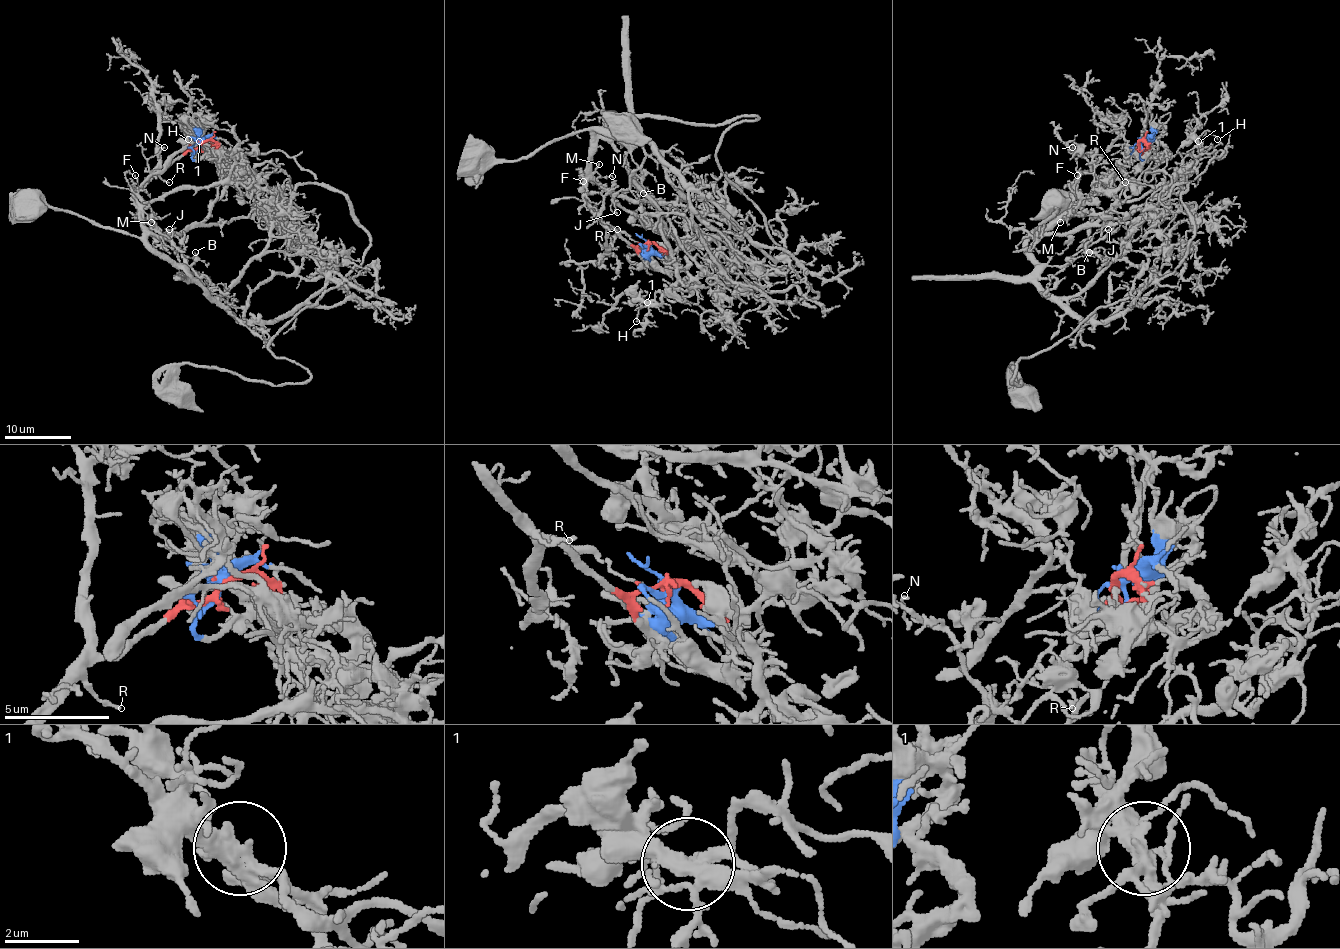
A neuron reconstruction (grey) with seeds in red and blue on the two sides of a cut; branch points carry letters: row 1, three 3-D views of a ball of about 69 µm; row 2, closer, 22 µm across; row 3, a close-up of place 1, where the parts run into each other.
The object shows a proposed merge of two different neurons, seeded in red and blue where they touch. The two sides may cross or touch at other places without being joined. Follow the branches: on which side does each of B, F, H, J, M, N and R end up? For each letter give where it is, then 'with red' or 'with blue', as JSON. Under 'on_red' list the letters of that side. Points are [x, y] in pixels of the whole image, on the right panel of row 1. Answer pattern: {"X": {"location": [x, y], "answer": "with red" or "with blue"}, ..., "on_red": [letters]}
{"B": {"location": [1089, 252], "answer": "with red"}, "F": {"location": [1077, 175], "answer": "with red"}, "H": {"location": [1217, 139], "answer": "with blue"}, "J": {"location": [1108, 229], "answer": "with red"}, "M": {"location": [1060, 222], "answer": "with red"}, "N": {"location": [1072, 147], "answer": "with red"}, "R": {"location": [1125, 182], "answer": "with red"}, "on_red": ["B", "F", "J", "M", "N", "R"]}

